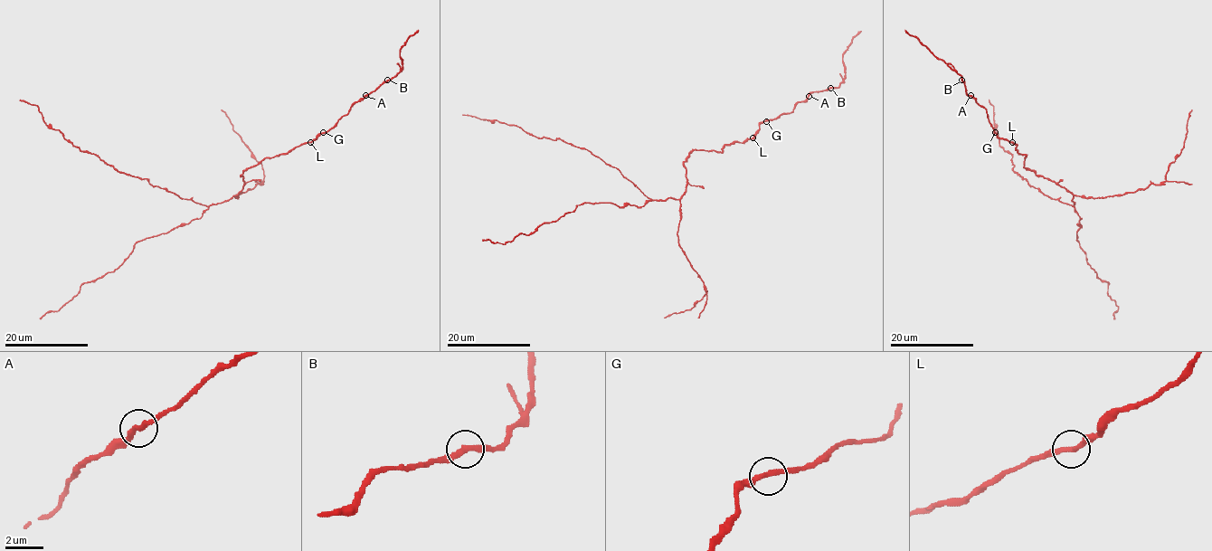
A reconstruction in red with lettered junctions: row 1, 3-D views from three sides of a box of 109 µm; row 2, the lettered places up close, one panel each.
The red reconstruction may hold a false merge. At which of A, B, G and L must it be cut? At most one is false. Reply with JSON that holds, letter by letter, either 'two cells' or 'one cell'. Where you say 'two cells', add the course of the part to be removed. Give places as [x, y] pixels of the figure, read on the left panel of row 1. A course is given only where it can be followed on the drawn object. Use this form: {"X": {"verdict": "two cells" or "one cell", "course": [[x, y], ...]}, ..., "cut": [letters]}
{"A": {"verdict": "one cell"}, "B": {"verdict": "one cell"}, "G": {"verdict": "one cell"}, "L": {"verdict": "one cell"}, "cut": []}

